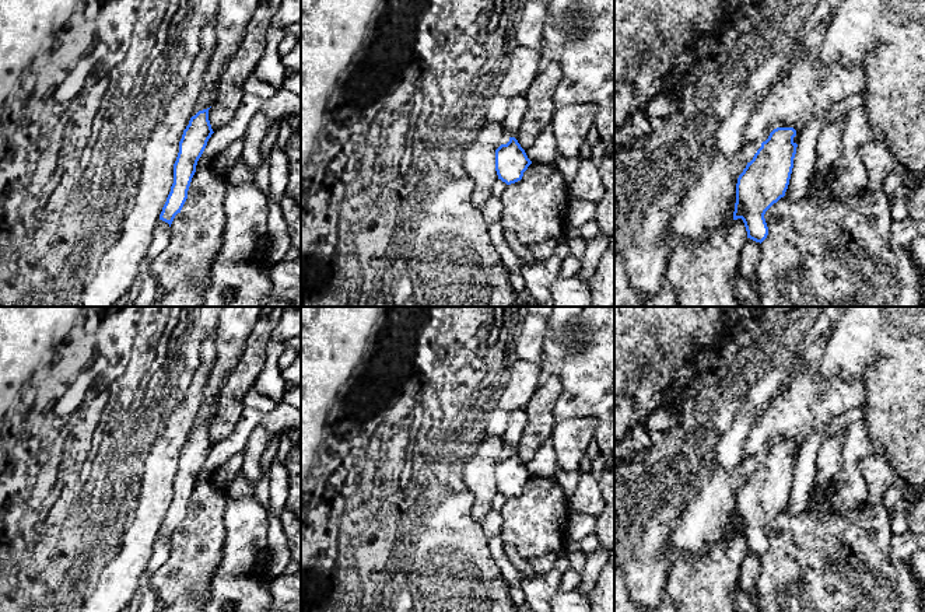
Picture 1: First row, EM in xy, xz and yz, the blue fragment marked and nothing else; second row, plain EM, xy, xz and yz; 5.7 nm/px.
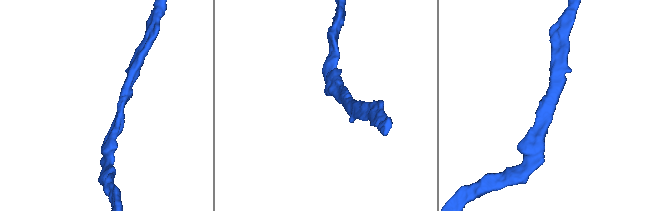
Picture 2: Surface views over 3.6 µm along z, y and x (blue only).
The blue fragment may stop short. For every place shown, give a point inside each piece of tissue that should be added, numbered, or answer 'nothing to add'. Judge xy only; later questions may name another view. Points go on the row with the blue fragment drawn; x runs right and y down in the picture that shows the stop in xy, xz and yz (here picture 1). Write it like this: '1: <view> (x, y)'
nothing to add

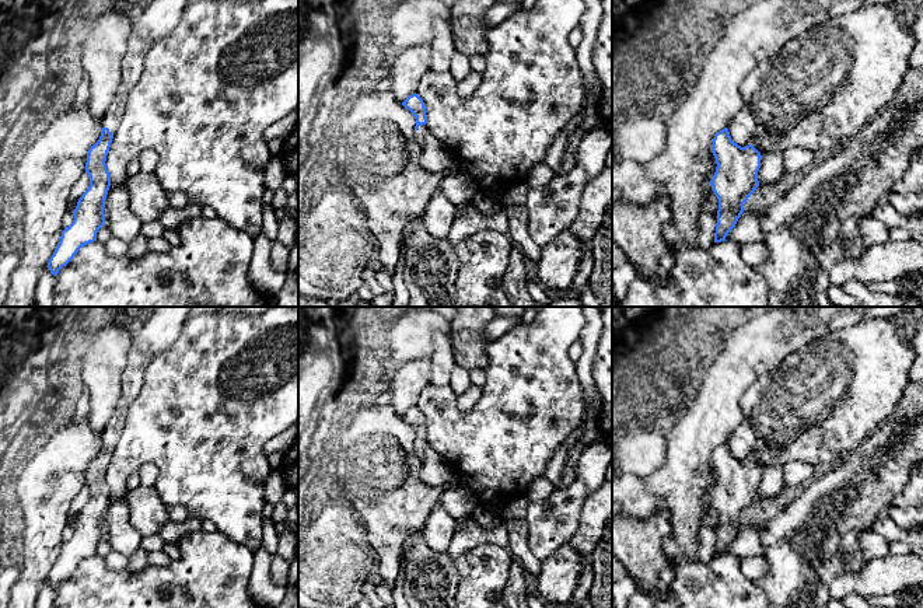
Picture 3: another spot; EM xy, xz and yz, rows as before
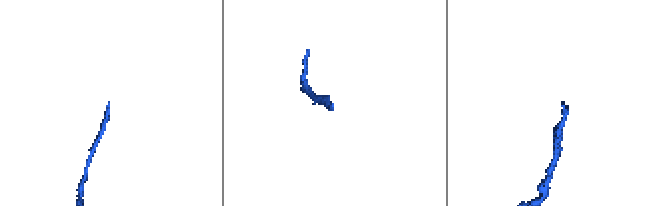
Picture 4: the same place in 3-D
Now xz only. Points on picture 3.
1: xz (418, 135)

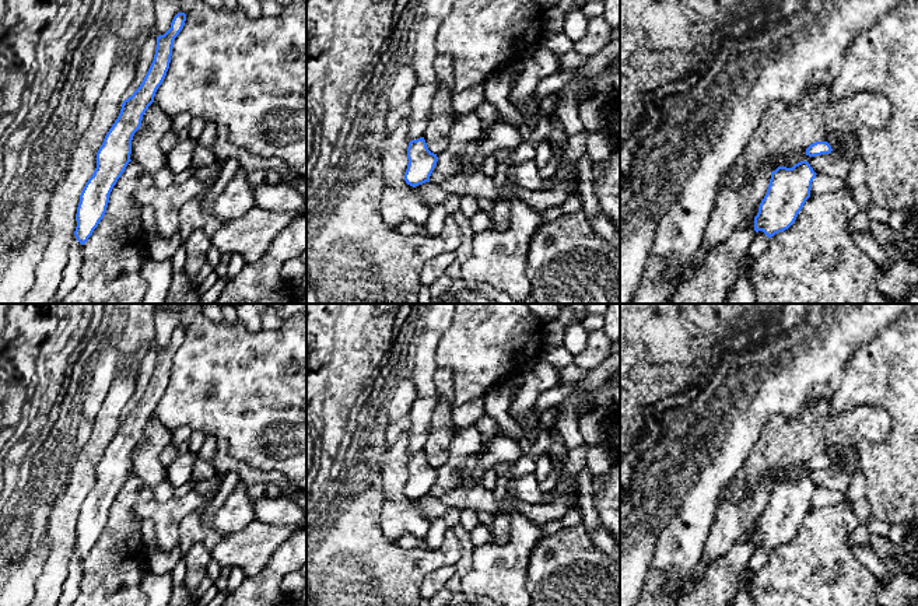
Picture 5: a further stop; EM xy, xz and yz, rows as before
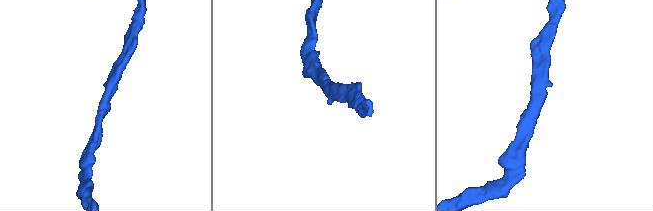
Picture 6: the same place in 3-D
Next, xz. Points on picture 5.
nothing to add

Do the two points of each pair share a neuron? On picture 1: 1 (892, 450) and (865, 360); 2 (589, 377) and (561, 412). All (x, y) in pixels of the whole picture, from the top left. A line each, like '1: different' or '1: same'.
1: same
2: same

